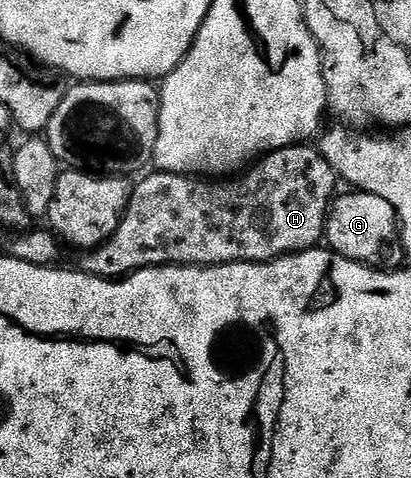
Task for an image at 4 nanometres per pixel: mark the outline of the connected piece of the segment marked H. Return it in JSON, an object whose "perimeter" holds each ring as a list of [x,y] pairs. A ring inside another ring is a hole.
{"perimeter":[[[299,144],[297,146],[289,146],[288,148],[280,148],[279,150],[274,150],[272,153],[265,155],[257,161],[253,163],[243,173],[241,176],[243,178],[235,177],[233,180],[235,182],[230,182],[227,186],[217,186],[217,181],[214,180],[203,180],[201,177],[198,176],[187,176],[185,174],[163,174],[161,172],[153,172],[154,174],[147,173],[145,177],[146,179],[143,180],[142,183],[135,185],[133,187],[132,193],[130,195],[130,203],[128,204],[128,208],[126,209],[126,214],[122,218],[122,223],[118,226],[118,231],[114,233],[109,240],[107,240],[105,246],[98,247],[97,250],[93,252],[86,252],[81,255],[82,263],[80,263],[80,269],[83,274],[91,274],[93,278],[109,278],[111,280],[121,280],[131,274],[135,274],[138,270],[146,270],[150,266],[223,266],[224,264],[228,264],[229,262],[270,262],[274,258],[282,258],[286,254],[299,254],[301,250],[313,250],[315,247],[319,245],[323,241],[325,232],[326,232],[326,216],[330,212],[330,203],[334,201],[336,197],[336,189],[334,190],[334,185],[339,185],[340,179],[337,174],[335,174],[334,169],[328,164],[328,160],[324,160],[324,156],[322,155],[321,149],[315,148],[313,150],[313,145],[310,144]]]}

